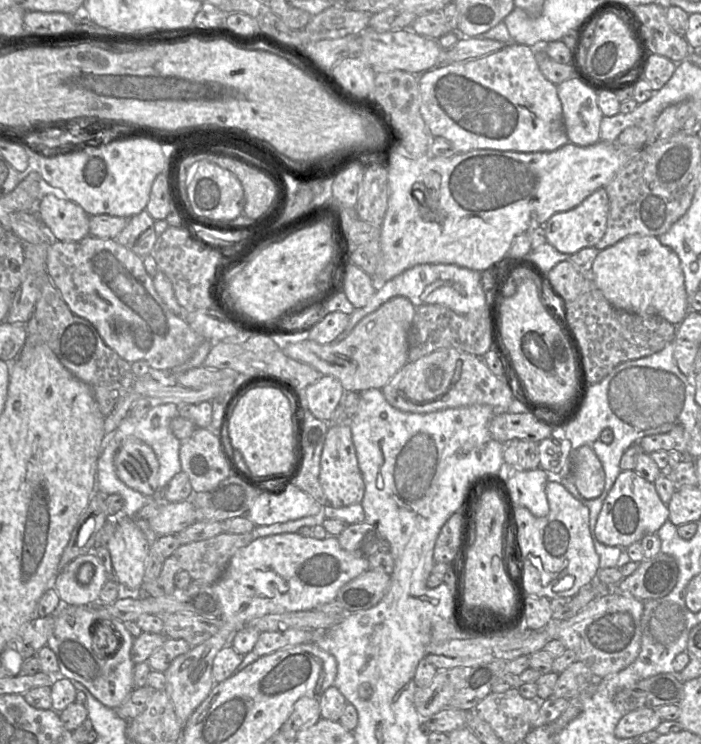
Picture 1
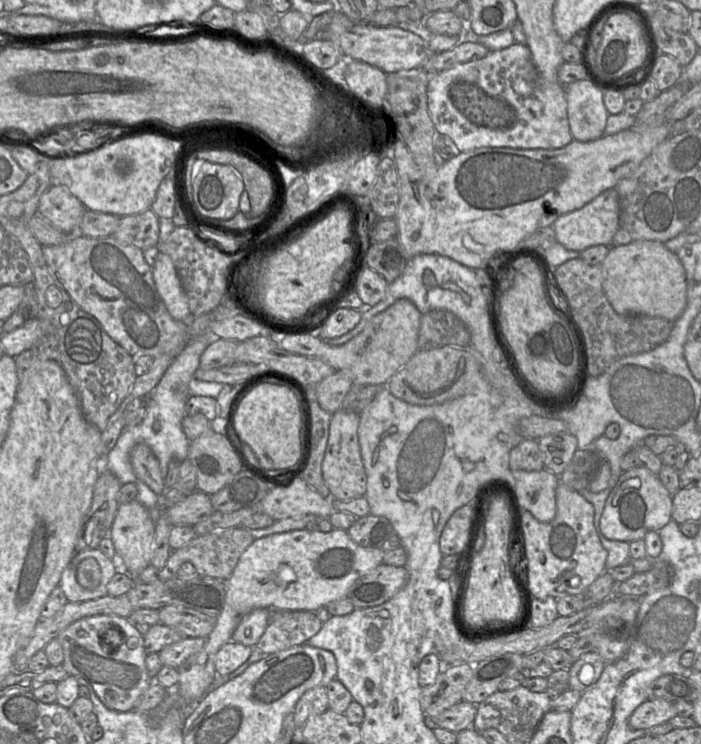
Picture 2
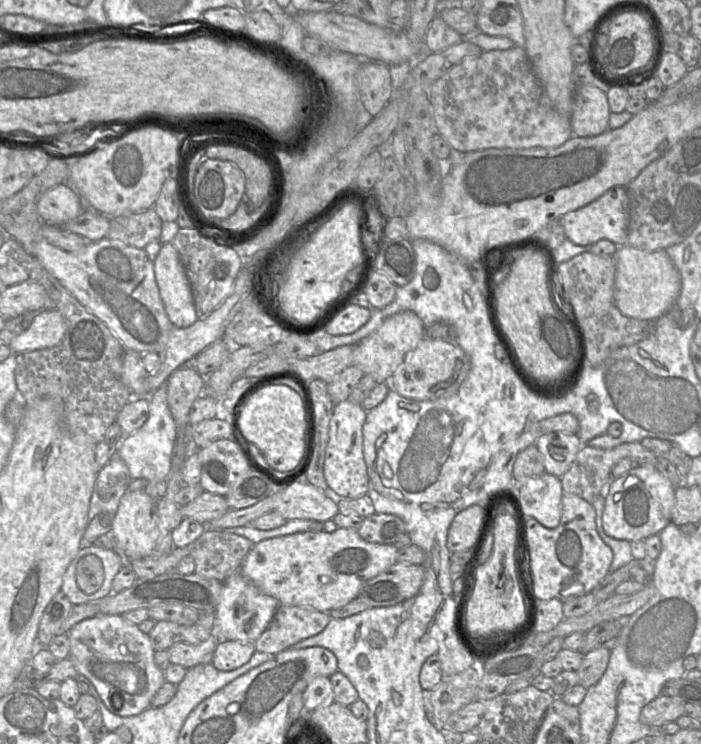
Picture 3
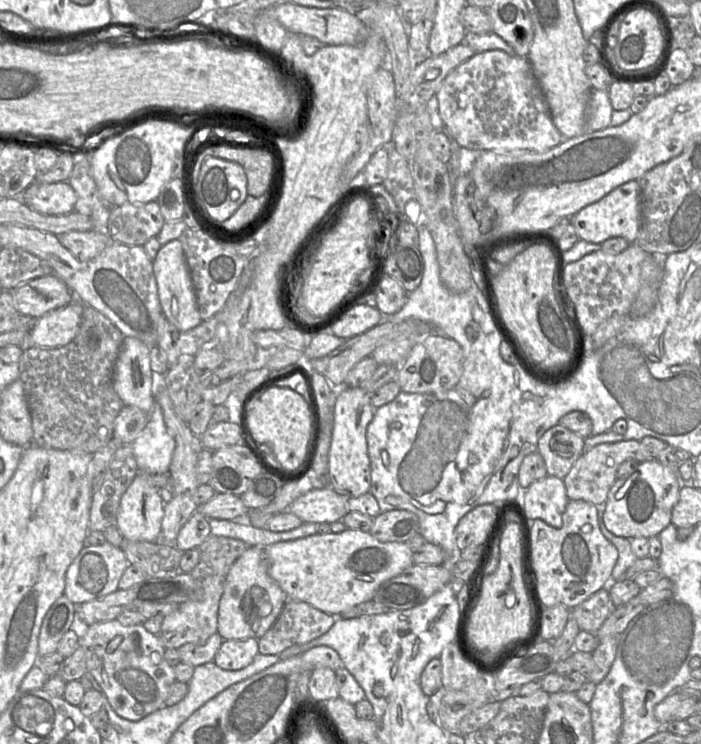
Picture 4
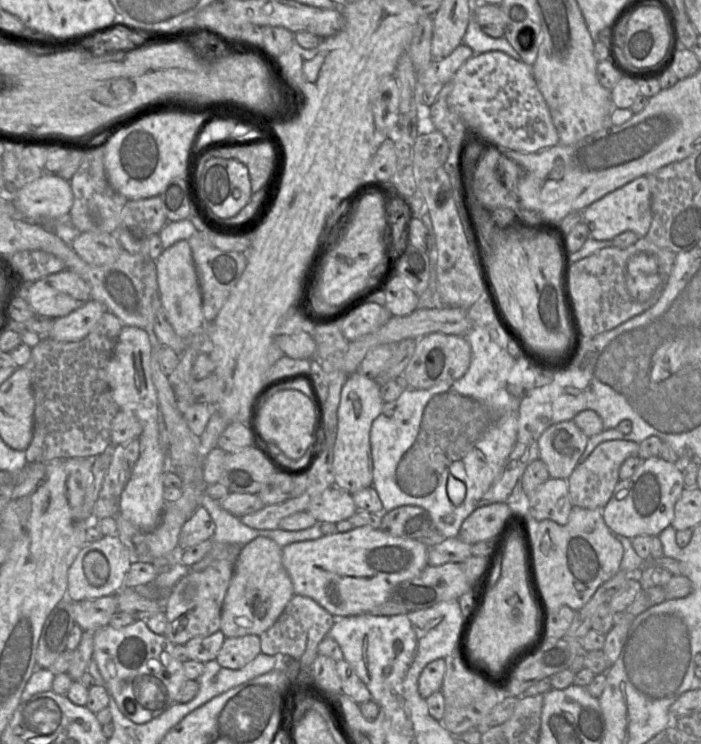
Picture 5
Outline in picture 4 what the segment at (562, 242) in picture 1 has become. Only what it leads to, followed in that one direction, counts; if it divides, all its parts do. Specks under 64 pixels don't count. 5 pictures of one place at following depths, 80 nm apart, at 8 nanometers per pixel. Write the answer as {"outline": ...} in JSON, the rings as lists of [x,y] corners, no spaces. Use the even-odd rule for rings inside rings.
{"outline":[[[637,180],[628,181],[612,190],[599,201],[590,204],[578,213],[570,217],[573,226],[580,240],[602,244],[613,237],[622,237],[630,244],[634,243],[640,225],[640,198],[641,188]]]}

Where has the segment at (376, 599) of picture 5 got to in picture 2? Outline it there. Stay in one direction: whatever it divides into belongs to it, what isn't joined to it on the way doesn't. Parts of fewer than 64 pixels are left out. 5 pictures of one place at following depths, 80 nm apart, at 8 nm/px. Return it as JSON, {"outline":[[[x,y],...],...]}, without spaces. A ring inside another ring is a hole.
{"outline":[[[334,528],[328,533],[301,529],[254,539],[242,553],[232,574],[225,581],[224,605],[204,647],[177,668],[179,678],[176,690],[179,696],[192,707],[209,691],[216,676],[216,654],[224,644],[231,641],[232,634],[244,615],[258,608],[273,611],[319,612],[328,603],[345,598],[350,587],[359,578],[382,564],[383,554],[384,550],[381,548],[364,547],[355,543],[344,529]]]}

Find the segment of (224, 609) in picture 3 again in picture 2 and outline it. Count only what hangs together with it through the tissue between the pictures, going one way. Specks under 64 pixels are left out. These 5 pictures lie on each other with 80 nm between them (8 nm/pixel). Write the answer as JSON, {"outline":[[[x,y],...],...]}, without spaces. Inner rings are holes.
{"outline":[[[258,608],[244,615],[235,628],[231,641],[254,647],[271,621],[272,609]]]}

